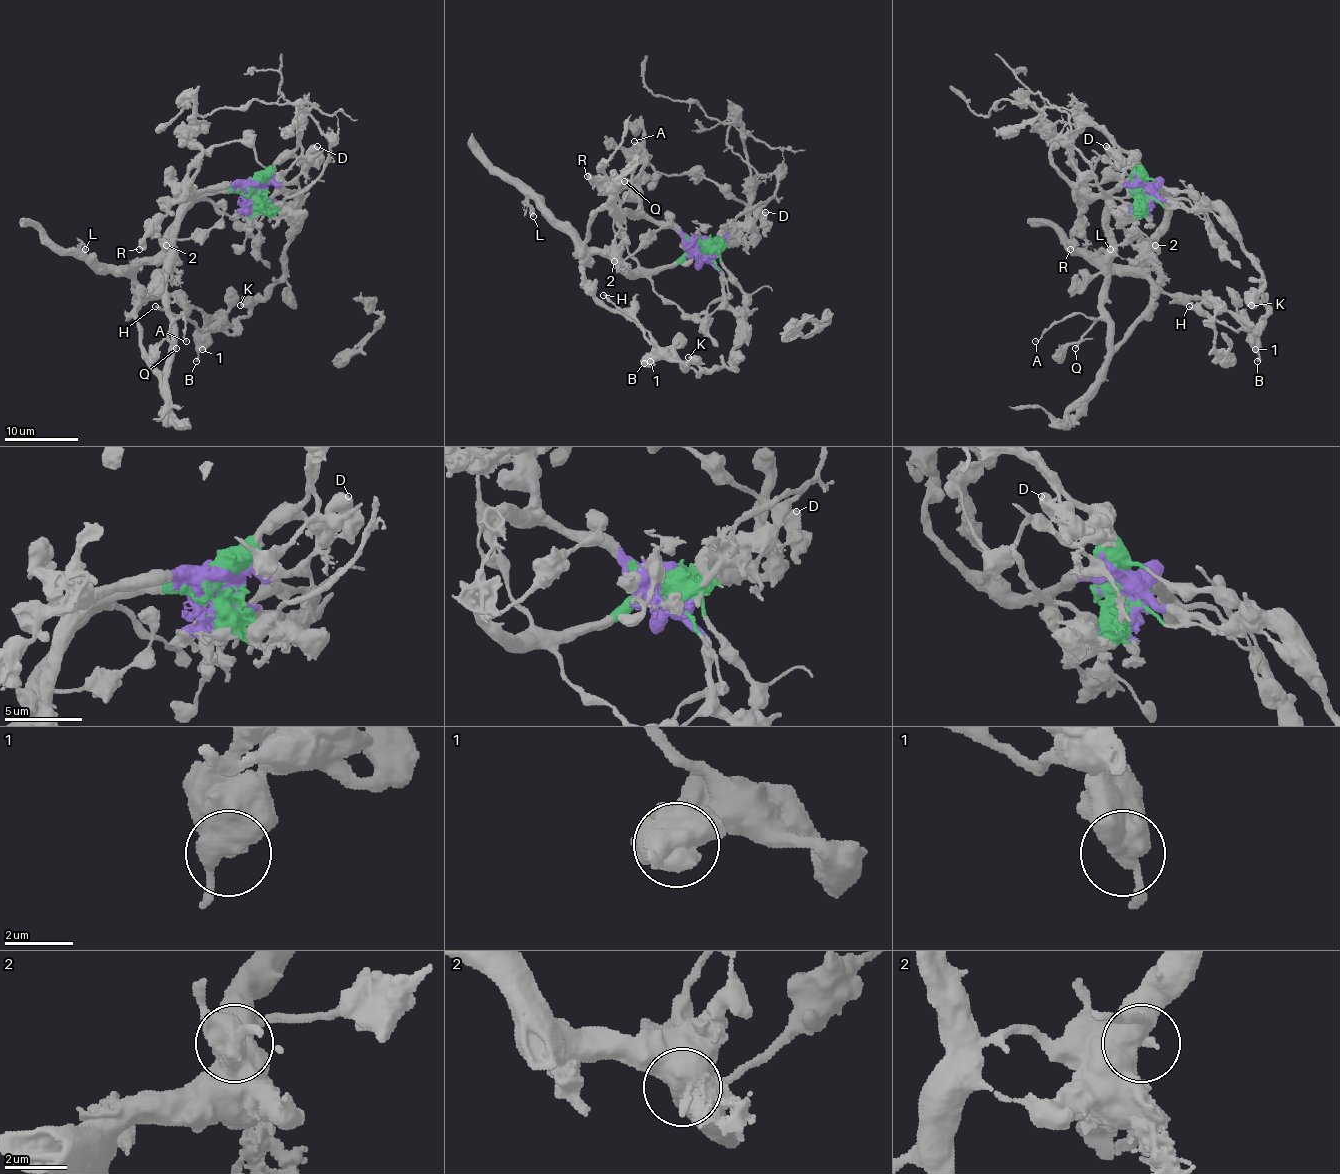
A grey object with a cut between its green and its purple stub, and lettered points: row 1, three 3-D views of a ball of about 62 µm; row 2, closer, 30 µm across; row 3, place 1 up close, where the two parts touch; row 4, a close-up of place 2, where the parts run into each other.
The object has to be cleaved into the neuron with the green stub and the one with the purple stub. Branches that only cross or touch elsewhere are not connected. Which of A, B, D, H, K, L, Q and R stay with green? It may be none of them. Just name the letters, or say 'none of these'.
L

